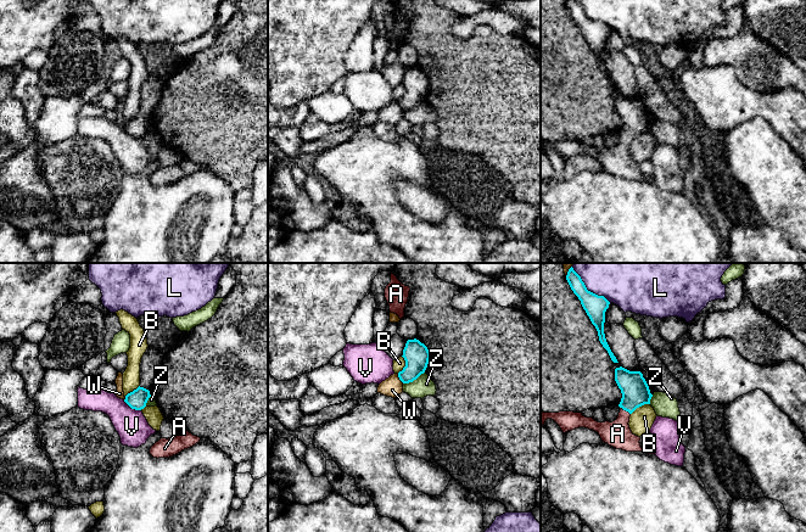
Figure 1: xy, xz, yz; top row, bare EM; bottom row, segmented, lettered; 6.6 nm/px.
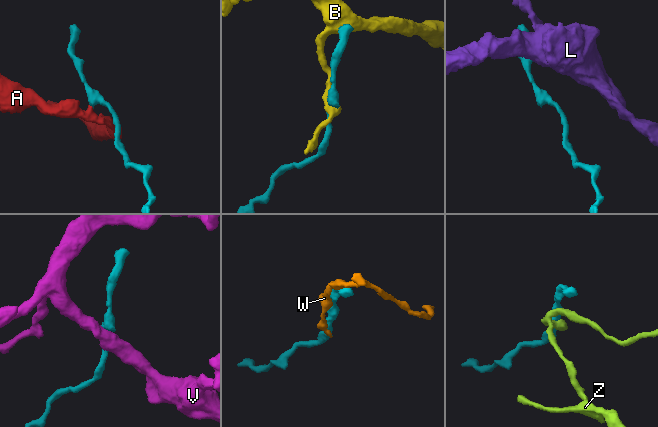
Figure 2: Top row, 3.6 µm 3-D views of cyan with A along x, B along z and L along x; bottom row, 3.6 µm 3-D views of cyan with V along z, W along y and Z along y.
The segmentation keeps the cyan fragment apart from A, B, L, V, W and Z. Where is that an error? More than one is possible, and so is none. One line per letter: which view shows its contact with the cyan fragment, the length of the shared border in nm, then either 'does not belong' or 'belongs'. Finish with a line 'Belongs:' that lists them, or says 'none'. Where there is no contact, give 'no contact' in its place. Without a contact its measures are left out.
A: contact in yz; length 90 nm; belongs
B: contact in yz; length 150 nm; does not belong
L: contact in yz; length 300 nm; does not belong
V: contact in xy; length 140 nm; does not belong
W: contact in xz; length 80 nm; does not belong
Z: contact in xz; length 170 nm; does not belong
Belongs: A

